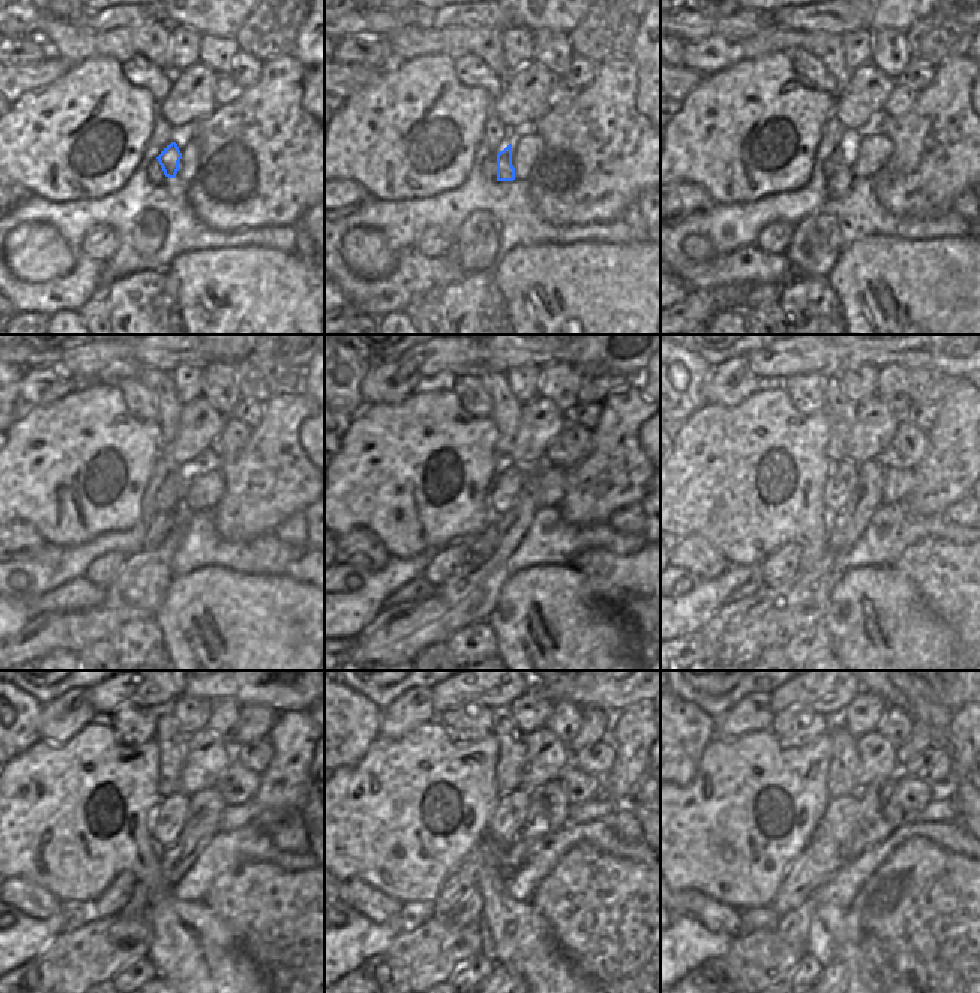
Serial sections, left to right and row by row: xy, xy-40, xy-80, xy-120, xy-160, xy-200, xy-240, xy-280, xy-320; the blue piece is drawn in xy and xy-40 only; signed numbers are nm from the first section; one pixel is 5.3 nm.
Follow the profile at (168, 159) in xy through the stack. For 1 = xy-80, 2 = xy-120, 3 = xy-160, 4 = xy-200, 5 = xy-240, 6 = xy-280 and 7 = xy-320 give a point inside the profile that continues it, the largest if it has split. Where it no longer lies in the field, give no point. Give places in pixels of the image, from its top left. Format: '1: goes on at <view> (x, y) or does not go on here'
1: goes on at xy-80 (838, 185)
2: goes on at xy-120 (162, 521)
3: goes on at xy-160 (480, 548)
4: goes on at xy-200 (811, 555)
5: goes on at xy-240 (137, 905)
6: goes on at xy-280 (467, 912)
7: goes on at xy-320 (799, 926)

